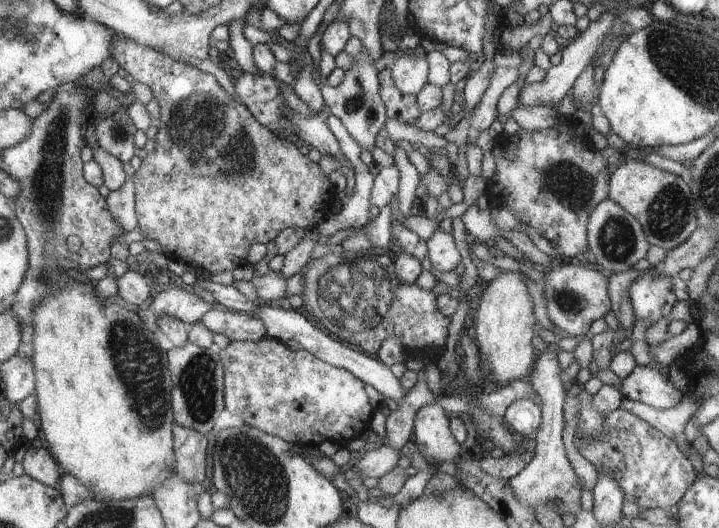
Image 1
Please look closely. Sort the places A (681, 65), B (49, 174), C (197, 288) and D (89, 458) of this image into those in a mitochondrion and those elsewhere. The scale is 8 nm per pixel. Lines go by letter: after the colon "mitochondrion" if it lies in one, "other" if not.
A: mitochondrion
B: mitochondrion
C: other
D: other

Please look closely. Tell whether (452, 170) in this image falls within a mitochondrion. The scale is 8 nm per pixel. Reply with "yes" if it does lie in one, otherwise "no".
no

